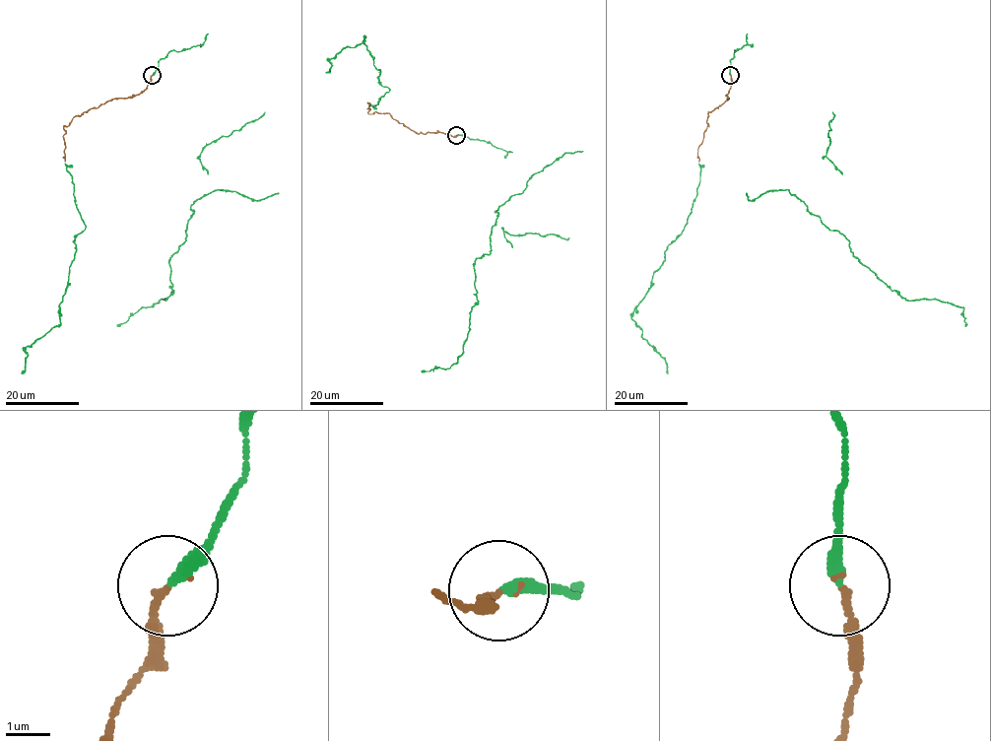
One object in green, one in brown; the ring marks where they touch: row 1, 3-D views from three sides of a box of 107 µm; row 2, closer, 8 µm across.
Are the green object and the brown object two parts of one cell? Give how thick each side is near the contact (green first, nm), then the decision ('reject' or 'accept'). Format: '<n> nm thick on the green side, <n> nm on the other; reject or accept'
280 nm thick on the green side, 160 nm on the other; accept

